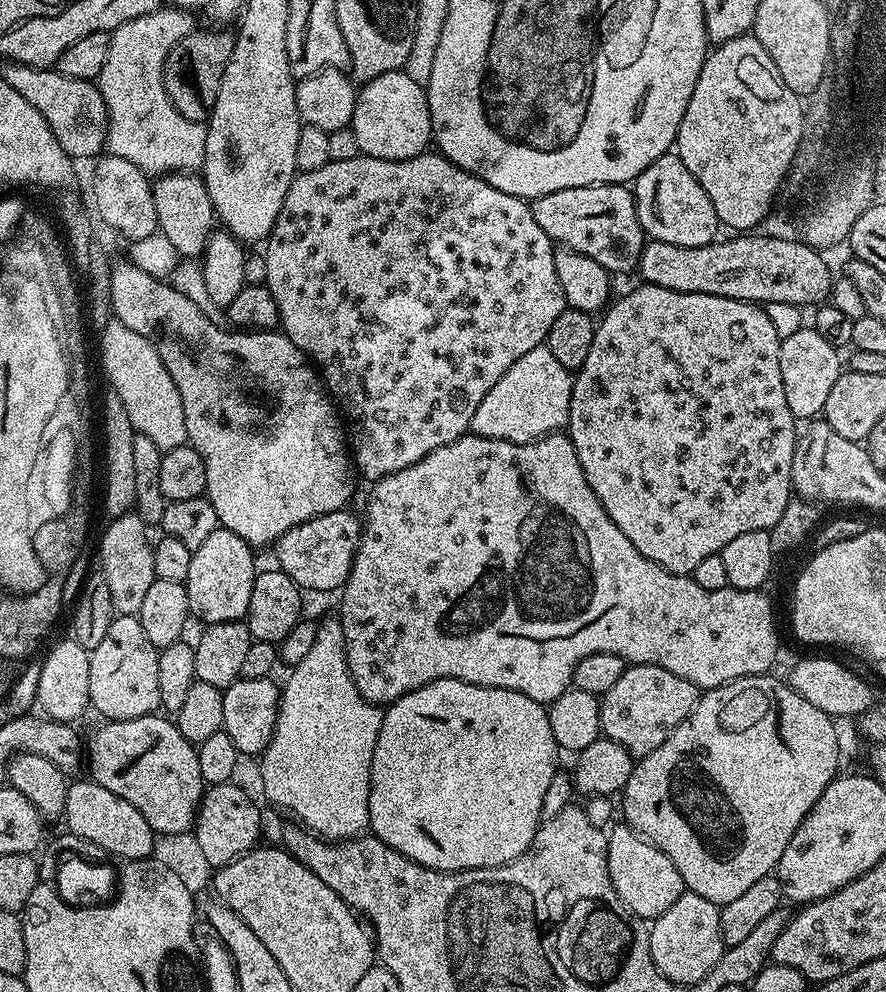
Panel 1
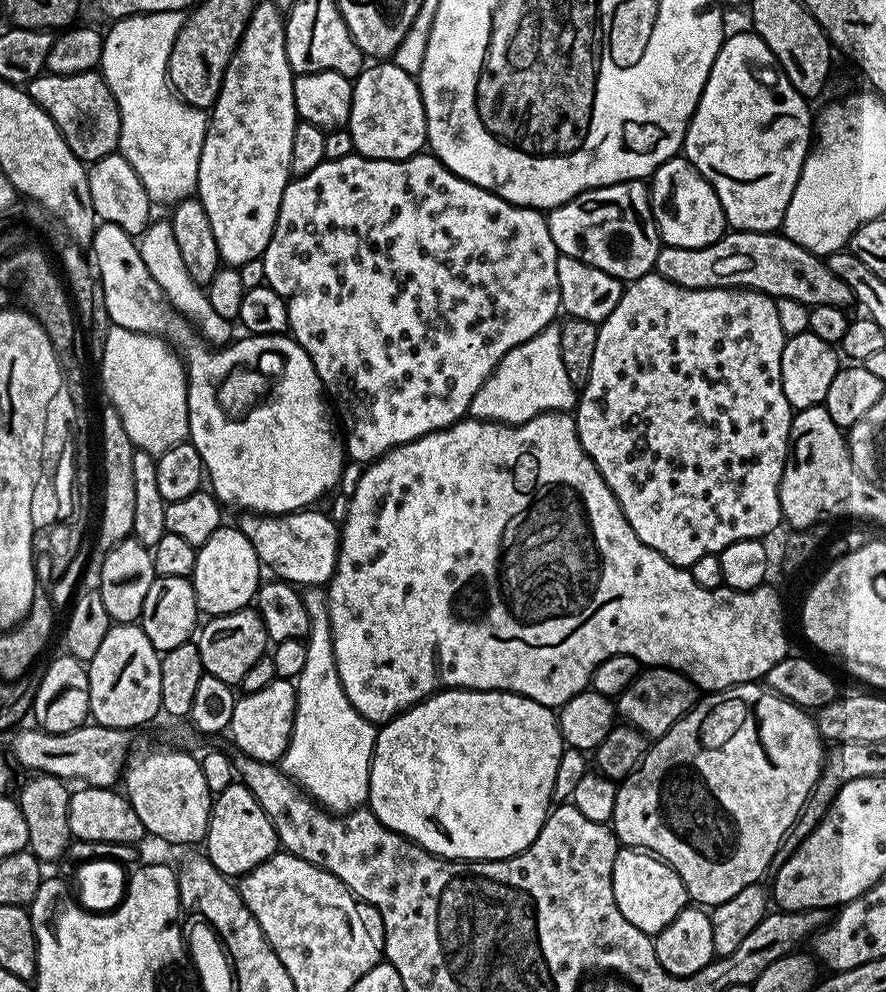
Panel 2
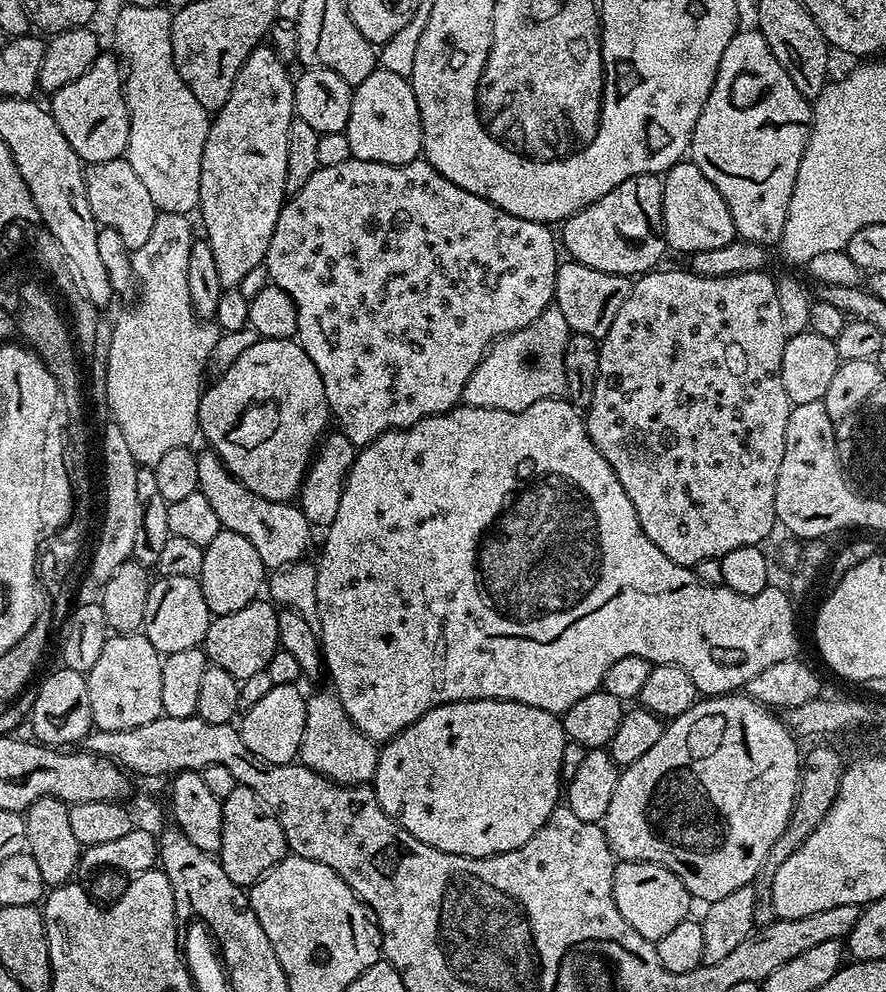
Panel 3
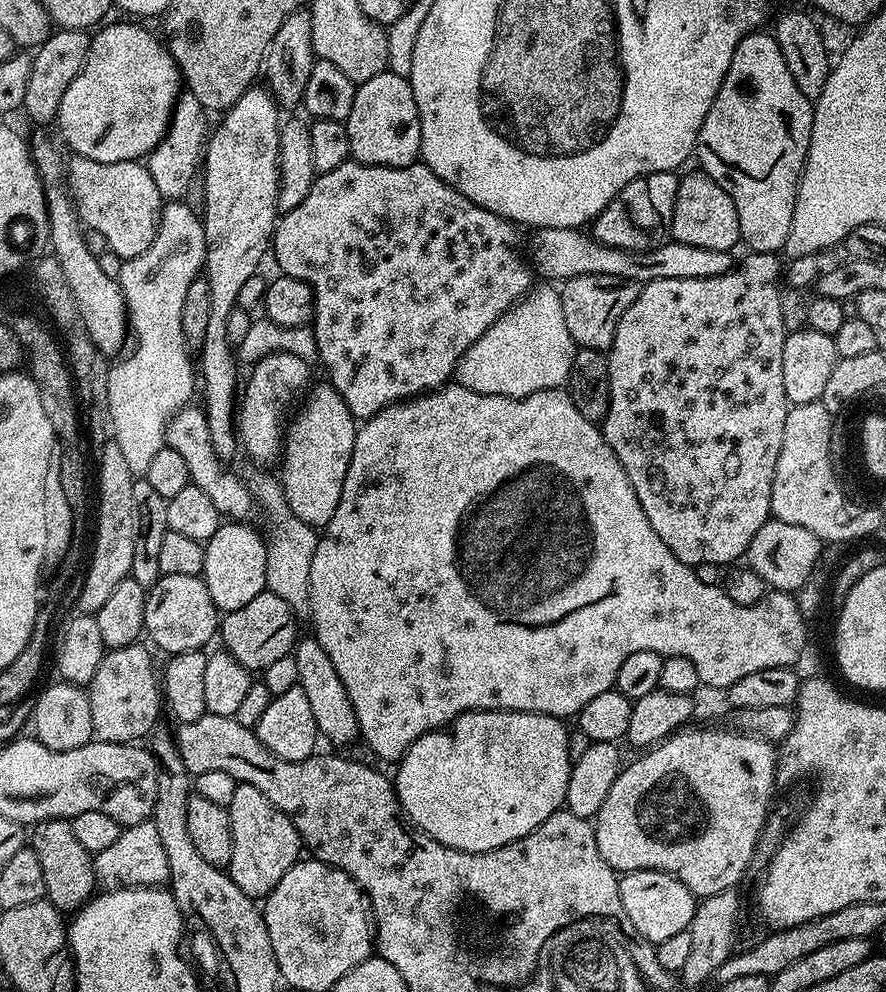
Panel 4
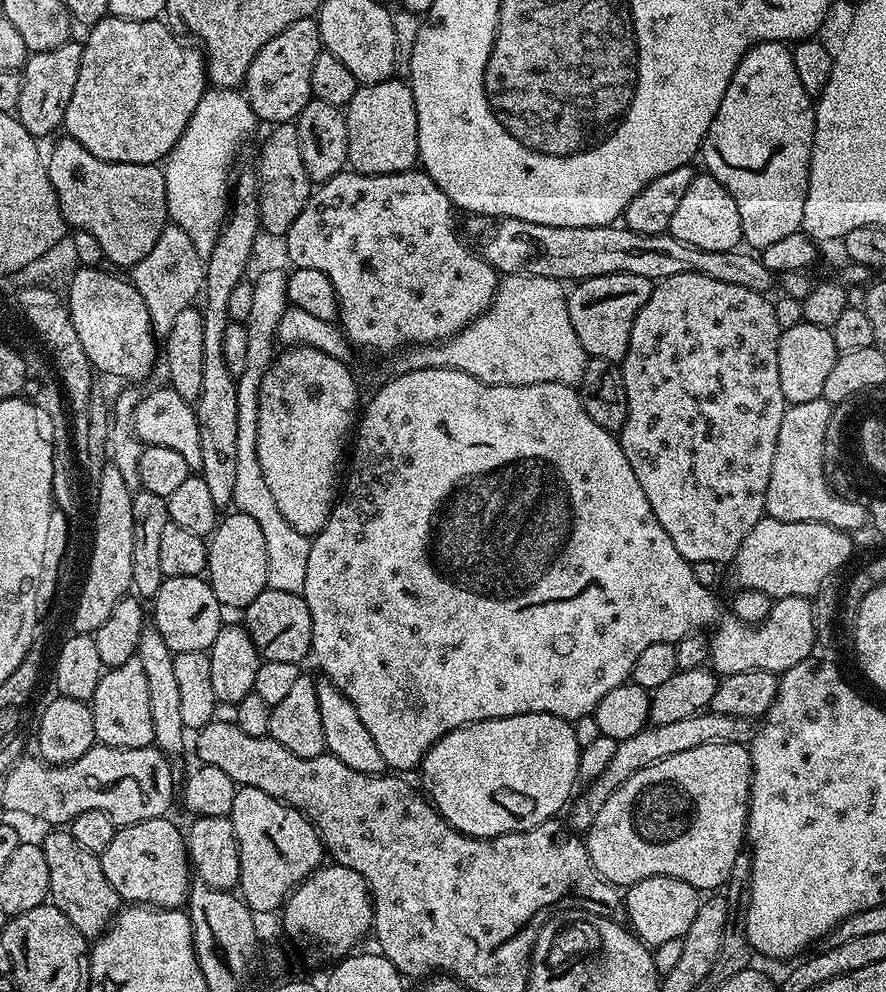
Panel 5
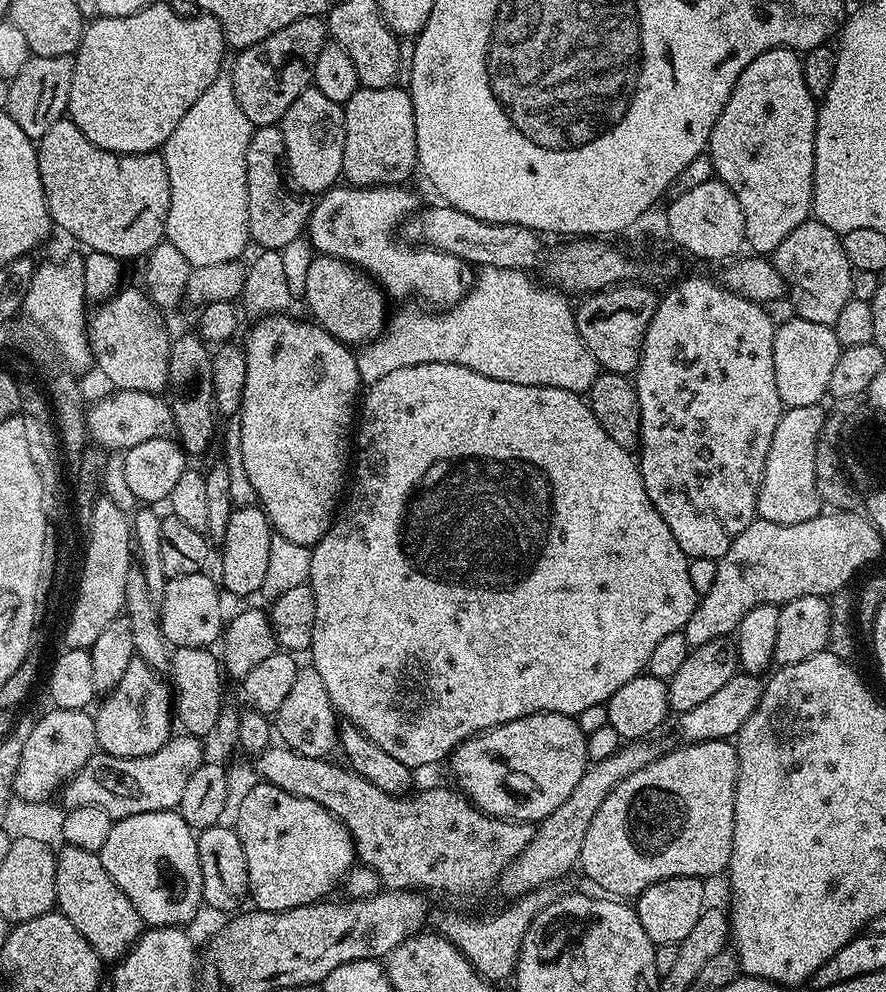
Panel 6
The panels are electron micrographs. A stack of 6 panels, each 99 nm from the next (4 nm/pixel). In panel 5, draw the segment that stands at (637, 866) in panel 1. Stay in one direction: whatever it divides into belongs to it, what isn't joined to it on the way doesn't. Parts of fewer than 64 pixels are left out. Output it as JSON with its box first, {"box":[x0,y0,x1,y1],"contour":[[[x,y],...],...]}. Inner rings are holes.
{"box":[622,876,702,946],"contour":[[[655,876],[642,878],[642,882],[631,885],[623,893],[622,899],[631,931],[645,944],[655,946],[662,942],[681,939],[686,930],[690,930],[694,914],[698,914],[702,896],[697,888],[690,886],[690,882],[682,882],[673,876]]]}

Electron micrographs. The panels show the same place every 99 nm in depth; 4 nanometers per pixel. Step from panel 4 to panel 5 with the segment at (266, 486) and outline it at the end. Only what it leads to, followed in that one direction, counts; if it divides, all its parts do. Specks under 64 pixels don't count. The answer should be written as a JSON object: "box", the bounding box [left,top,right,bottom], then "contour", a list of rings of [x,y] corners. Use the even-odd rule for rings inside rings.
{"box":[231,269,311,593],"contour":[[[285,269],[266,270],[261,277],[254,280],[252,284],[254,299],[251,304],[250,318],[246,322],[248,337],[246,338],[246,370],[238,378],[238,450],[234,454],[234,498],[231,507],[242,514],[250,514],[254,522],[262,529],[263,536],[266,537],[266,578],[268,587],[274,590],[286,590],[287,592],[303,593],[306,582],[306,562],[310,559],[311,539],[306,534],[294,530],[286,518],[275,504],[270,490],[266,487],[266,478],[262,478],[262,466],[258,466],[258,426],[260,425],[260,387],[262,378],[267,374],[268,367],[271,366],[274,357],[278,352],[278,341],[276,331],[278,322],[282,322],[282,314],[289,308],[288,302],[288,272]]]}

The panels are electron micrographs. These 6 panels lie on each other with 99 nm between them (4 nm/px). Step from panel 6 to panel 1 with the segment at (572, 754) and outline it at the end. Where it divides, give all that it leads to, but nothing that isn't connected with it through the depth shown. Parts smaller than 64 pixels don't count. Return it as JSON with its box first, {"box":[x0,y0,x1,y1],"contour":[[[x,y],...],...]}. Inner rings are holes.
{"box":[368,678,558,872],"contour":[[[442,678],[398,698],[383,709],[382,730],[378,730],[378,742],[374,746],[372,773],[370,774],[370,806],[368,807],[368,828],[371,835],[377,836],[386,846],[398,850],[416,864],[433,868],[439,872],[461,872],[467,868],[496,868],[517,860],[528,851],[537,828],[542,823],[542,798],[546,798],[546,789],[550,778],[558,771],[556,755],[558,749],[554,730],[550,730],[548,709],[526,694],[518,694],[505,688],[487,688],[454,678]]]}

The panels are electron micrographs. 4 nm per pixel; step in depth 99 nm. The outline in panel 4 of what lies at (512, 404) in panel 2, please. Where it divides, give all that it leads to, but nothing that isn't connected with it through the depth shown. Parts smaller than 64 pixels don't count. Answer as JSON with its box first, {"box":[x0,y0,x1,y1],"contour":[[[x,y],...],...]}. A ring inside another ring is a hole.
{"box":[455,286,578,398],"contour":[[[552,286],[544,287],[548,288],[533,287],[462,354],[456,363],[455,383],[474,390],[474,394],[506,398],[522,398],[567,385],[578,345],[570,338],[570,330],[566,330],[559,291]]]}

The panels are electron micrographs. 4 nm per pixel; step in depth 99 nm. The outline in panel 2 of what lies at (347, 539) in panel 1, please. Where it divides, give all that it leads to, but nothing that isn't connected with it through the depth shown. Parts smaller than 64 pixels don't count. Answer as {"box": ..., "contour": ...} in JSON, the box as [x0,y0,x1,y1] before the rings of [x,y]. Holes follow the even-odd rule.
{"box":[238,510,340,586],"contour":[[[305,510],[288,512],[284,516],[262,516],[259,514],[241,515],[238,527],[246,538],[250,538],[250,546],[254,546],[254,554],[258,554],[261,565],[272,571],[277,580],[284,580],[293,586],[324,586],[331,580],[336,569],[336,559],[340,549],[340,528],[324,512],[320,510]]]}

